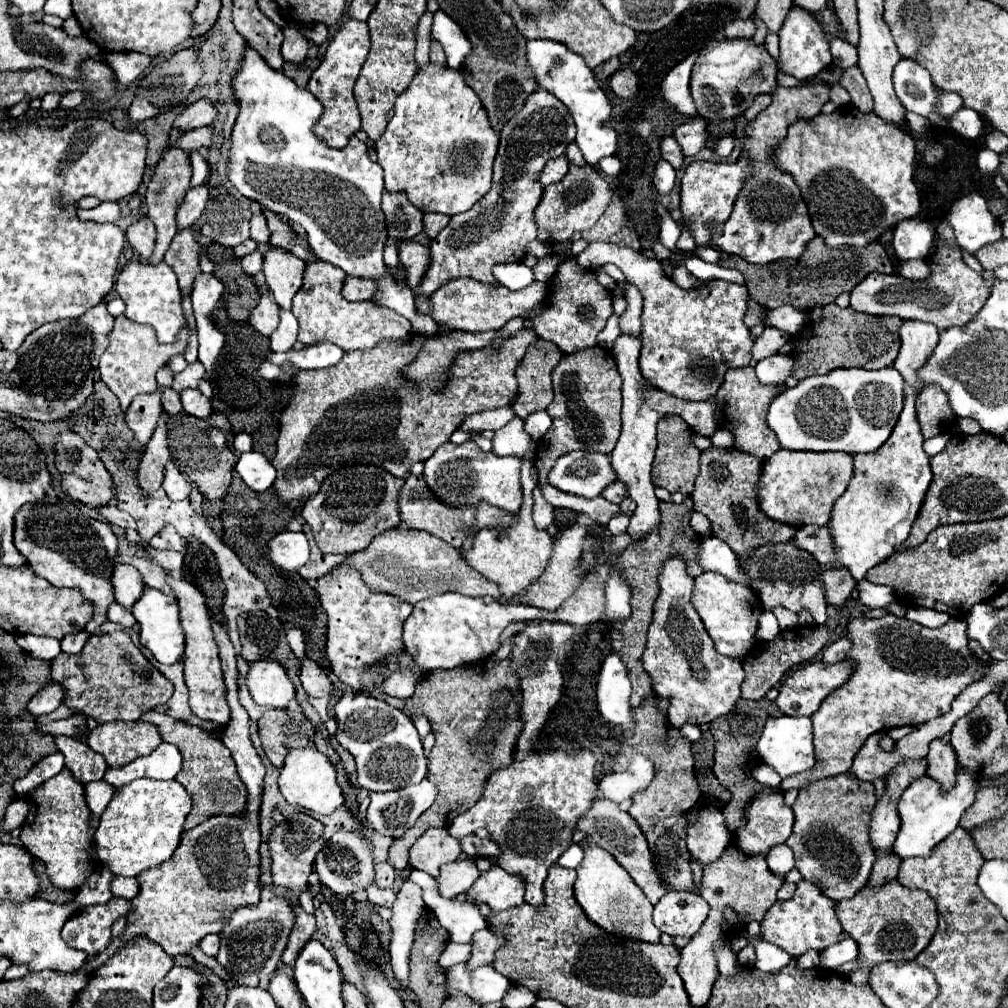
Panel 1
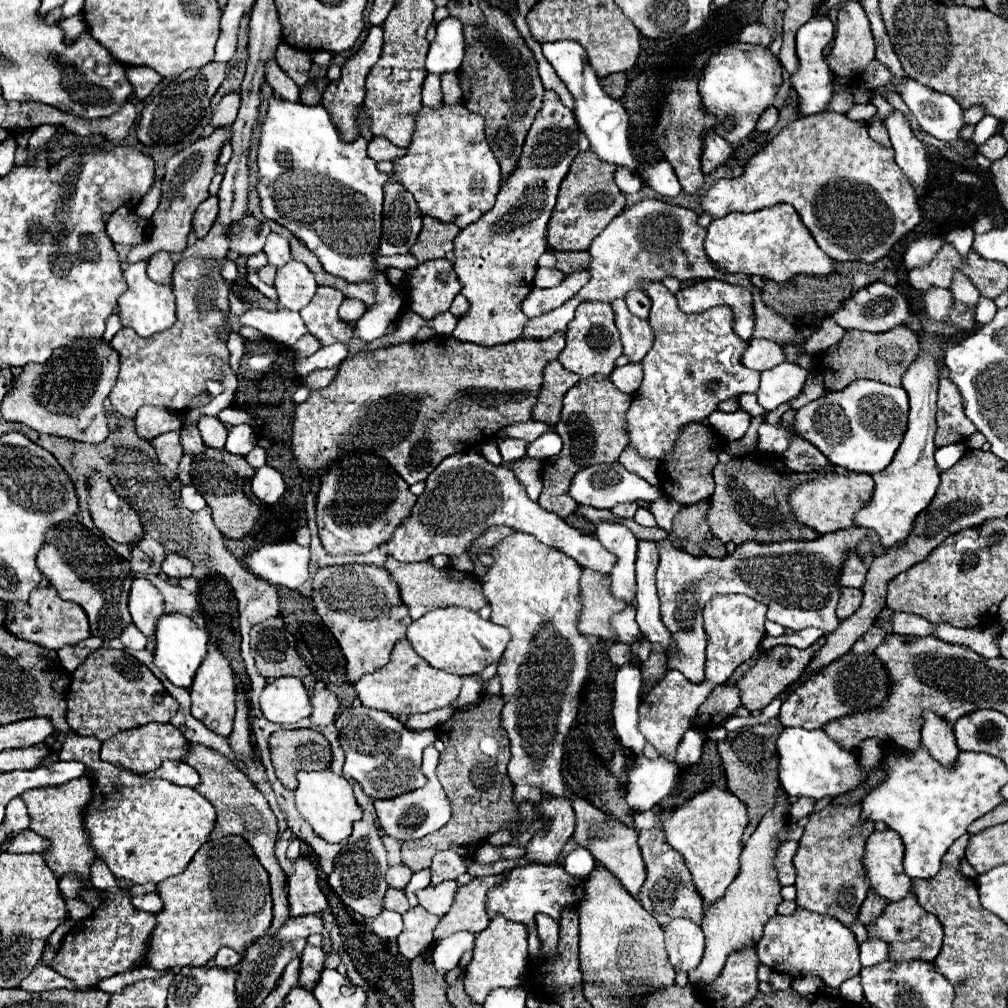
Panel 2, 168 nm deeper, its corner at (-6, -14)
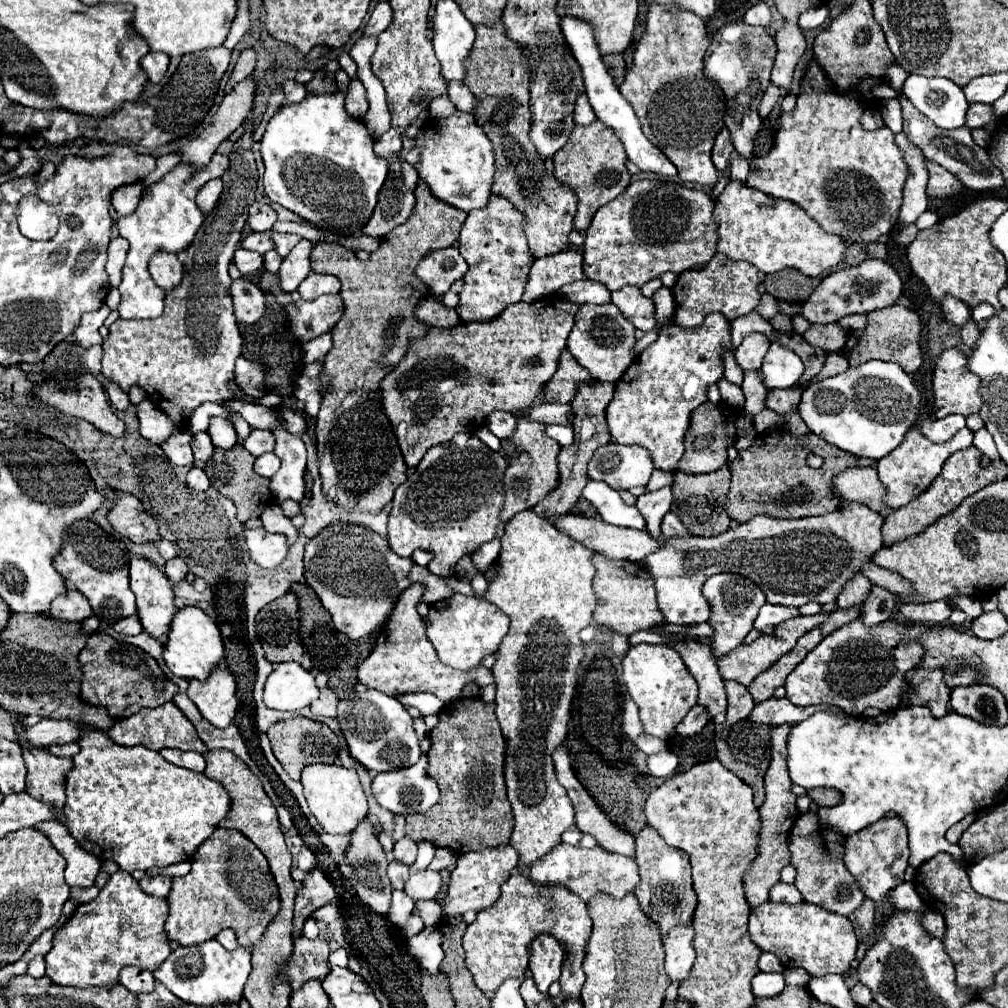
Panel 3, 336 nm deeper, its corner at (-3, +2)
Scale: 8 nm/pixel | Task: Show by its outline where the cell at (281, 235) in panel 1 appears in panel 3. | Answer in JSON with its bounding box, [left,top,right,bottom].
[311,180,467,514]

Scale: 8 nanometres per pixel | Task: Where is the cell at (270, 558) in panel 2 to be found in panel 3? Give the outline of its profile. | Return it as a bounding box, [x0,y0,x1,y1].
[243,528,289,568]

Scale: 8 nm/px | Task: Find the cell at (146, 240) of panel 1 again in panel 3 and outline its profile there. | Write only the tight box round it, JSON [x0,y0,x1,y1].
[149,250,183,290]

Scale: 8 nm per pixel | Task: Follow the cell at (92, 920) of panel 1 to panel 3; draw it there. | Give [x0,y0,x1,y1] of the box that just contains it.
[45,870,171,988]

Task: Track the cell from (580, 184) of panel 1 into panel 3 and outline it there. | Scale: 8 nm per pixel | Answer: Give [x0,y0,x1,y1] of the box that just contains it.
[553,120,631,230]

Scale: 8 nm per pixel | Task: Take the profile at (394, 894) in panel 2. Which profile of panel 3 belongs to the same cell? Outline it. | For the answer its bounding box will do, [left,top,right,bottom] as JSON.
[389,862,409,890]

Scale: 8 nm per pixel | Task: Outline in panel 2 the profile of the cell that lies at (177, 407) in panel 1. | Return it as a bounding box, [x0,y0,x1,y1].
[180,426,204,456]

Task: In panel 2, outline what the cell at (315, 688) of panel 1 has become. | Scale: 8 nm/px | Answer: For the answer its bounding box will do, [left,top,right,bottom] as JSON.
[310,690,338,726]

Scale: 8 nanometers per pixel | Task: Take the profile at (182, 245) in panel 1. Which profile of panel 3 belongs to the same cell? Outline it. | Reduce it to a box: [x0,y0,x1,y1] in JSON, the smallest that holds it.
[103,122,257,466]

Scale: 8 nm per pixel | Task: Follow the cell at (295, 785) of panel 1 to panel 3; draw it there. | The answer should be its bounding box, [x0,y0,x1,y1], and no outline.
[301,764,367,834]

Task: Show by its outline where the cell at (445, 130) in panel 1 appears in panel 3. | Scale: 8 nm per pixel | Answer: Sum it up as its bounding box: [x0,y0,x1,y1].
[403,110,493,210]

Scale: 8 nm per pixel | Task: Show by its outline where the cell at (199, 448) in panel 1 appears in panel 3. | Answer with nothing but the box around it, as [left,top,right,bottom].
[203,444,275,524]

